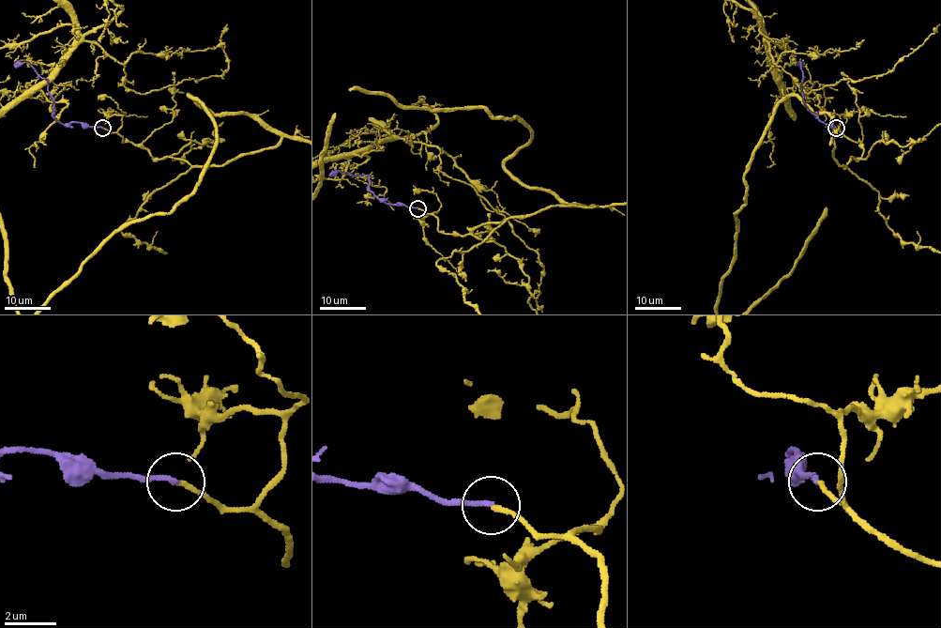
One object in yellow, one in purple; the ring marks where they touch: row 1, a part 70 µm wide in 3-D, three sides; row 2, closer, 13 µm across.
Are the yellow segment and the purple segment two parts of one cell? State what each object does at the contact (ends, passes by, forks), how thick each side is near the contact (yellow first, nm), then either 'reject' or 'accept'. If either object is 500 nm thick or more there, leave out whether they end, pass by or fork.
yellow ends there; purple ends there; 180 nm thick on the yellow side, 200 nm on the other; accept

